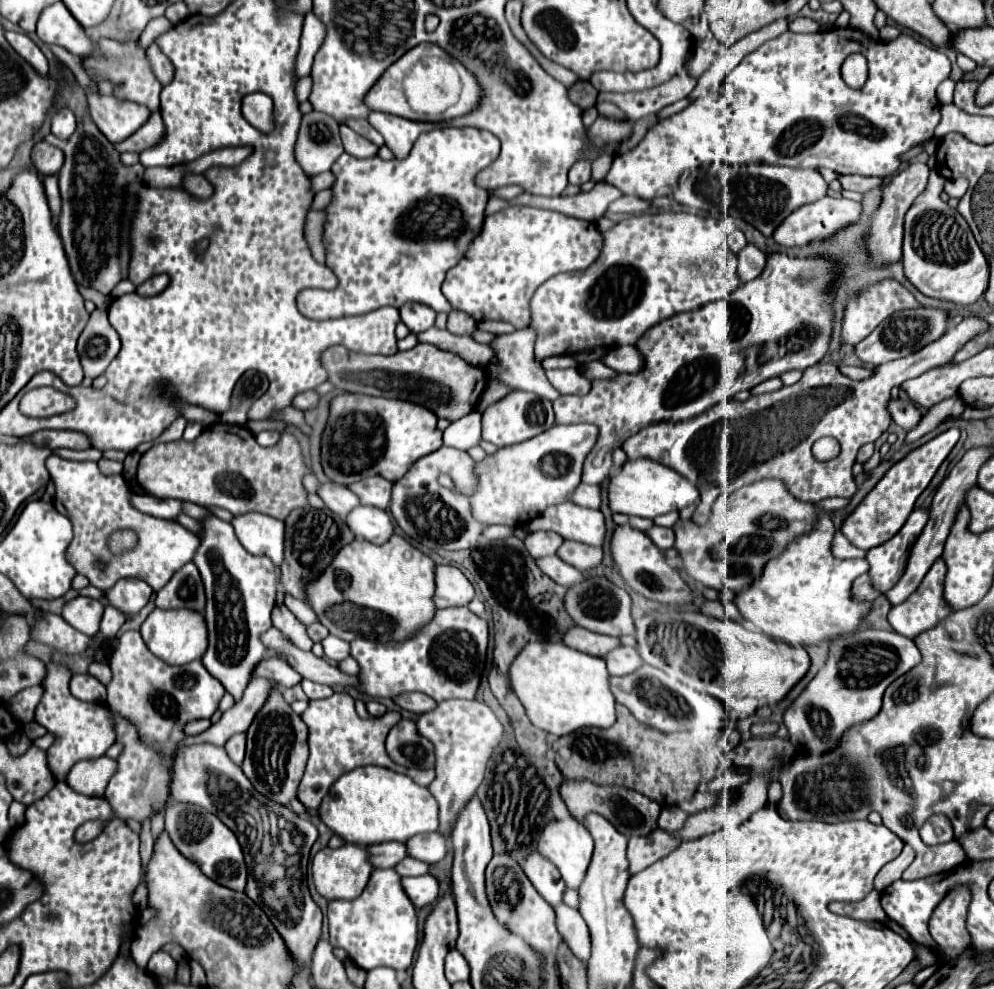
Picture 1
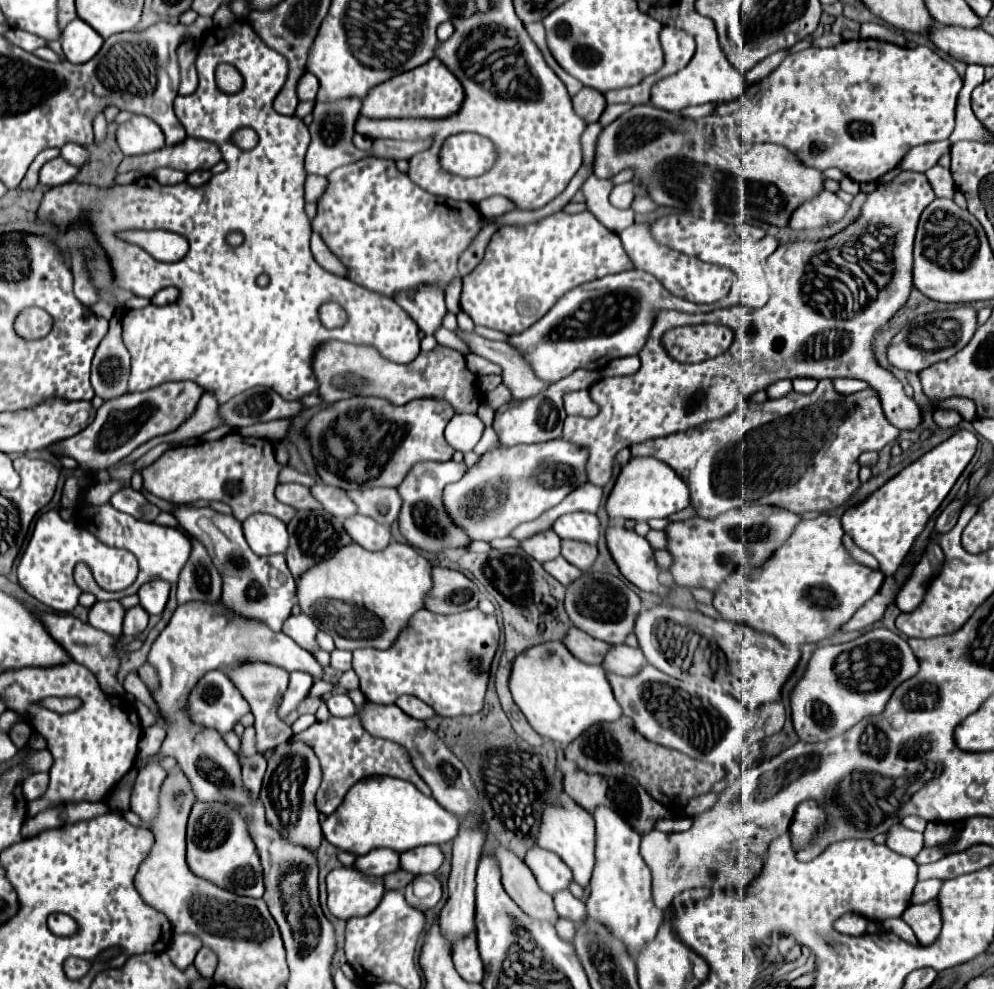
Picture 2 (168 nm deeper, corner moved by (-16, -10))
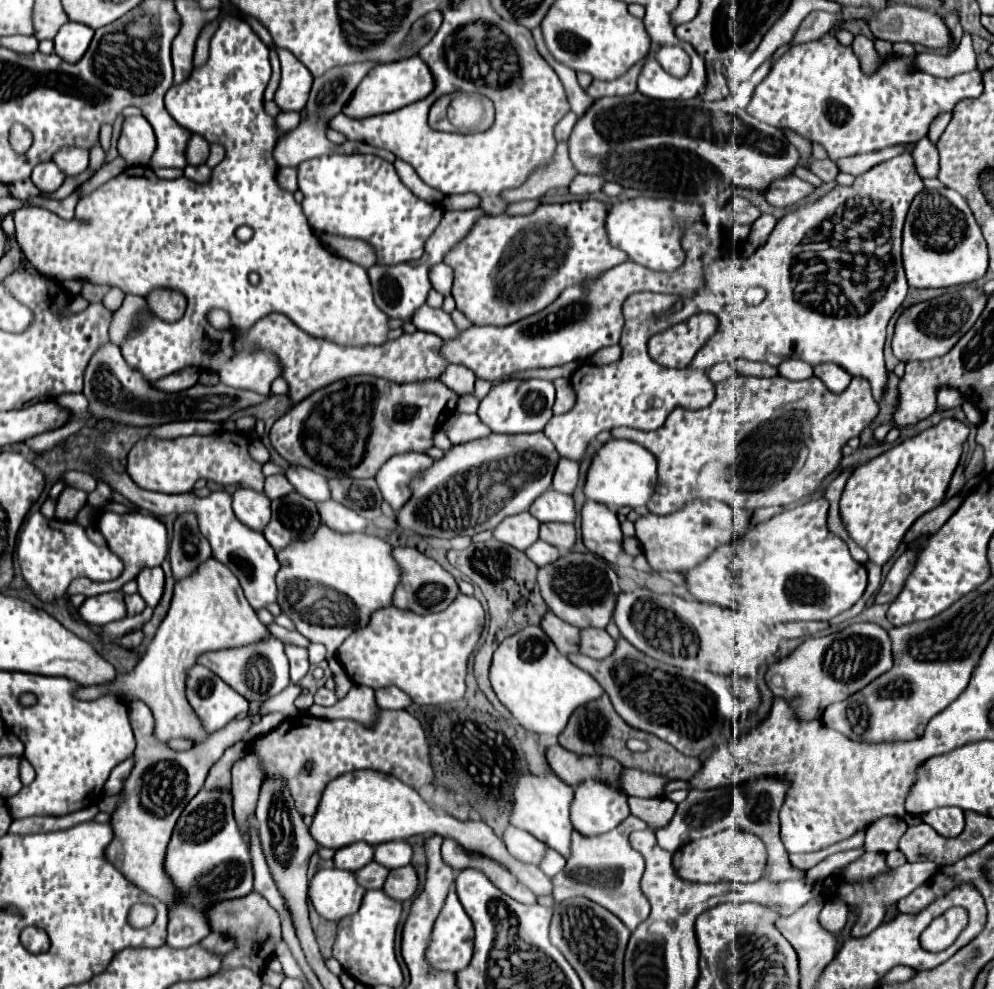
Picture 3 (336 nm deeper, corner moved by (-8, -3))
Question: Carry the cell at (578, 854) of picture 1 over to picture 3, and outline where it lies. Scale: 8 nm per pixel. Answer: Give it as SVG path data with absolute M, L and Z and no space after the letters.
M518 774L514 784L514 800L510 810L510 824L522 828L536 836L546 846L558 850L562 856L568 856L572 822L570 822L570 802L574 798L574 788L562 782L554 774L536 776L536 774Z

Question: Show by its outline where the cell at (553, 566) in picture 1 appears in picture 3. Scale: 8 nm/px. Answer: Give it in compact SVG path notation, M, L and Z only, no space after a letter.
M536 540L528 550L526 556L536 564L536 566L546 566L548 562L556 562L556 558L560 556L560 550L544 540Z

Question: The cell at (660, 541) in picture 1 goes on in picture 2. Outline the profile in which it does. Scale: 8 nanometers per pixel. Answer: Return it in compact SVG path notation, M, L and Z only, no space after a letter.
M650 531L646 539L654 545L654 549L668 549L668 535L666 531Z

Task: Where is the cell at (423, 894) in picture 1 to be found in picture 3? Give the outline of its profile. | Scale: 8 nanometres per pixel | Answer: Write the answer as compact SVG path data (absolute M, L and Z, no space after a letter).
M402 866L402 868L390 870L388 878L382 886L382 890L398 902L404 902L404 900L412 898L416 888L418 888L418 876L416 876L412 866Z

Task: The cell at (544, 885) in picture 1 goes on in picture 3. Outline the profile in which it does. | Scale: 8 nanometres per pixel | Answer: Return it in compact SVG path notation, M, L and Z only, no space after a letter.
M508 826L504 830L504 836L502 836L508 852L522 860L522 862L528 862L528 864L538 864L546 852L546 848L542 846L542 842L538 842L532 834L528 834L526 830L520 830L520 828L514 828L514 826Z

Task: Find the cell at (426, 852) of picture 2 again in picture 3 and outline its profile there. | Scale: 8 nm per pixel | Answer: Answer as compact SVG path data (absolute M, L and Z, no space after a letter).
M404 840L384 842L380 846L374 846L374 860L386 868L400 868L410 864L412 860L412 848Z

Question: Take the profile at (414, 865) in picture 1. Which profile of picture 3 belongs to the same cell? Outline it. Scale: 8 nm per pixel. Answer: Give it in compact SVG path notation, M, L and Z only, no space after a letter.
M370 862L368 866L364 866L364 868L356 870L356 872L354 872L354 876L356 876L356 882L358 882L360 886L364 886L366 890L382 888L384 878L388 876L388 868L380 866L380 864L376 864L376 862Z

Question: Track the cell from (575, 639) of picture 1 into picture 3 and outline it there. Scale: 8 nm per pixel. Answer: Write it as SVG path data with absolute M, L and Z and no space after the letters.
M546 612L542 616L540 628L546 632L546 636L554 642L554 646L562 652L562 654L574 654L578 652L578 634L580 630L564 620L560 620L554 612Z

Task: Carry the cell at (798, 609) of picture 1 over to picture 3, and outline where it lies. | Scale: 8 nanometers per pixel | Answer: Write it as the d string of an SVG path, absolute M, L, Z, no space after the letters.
M818 498L794 508L786 508L770 520L752 526L744 536L730 544L718 546L706 560L684 574L688 592L700 602L752 614L766 626L794 620L830 620L838 616L858 602L866 589L868 576L866 568L852 560L848 546L828 530L826 516L828 500Z

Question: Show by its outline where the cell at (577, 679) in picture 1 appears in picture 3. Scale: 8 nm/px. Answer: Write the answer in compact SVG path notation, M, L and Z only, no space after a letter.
M526 626L502 640L490 664L490 684L496 698L512 712L514 720L536 734L558 736L572 710L600 698L602 686L556 650L540 626Z

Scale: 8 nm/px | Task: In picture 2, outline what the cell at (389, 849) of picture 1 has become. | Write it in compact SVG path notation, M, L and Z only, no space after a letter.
M374 849L372 853L360 855L354 865L356 869L364 869L364 873L382 877L382 875L388 875L400 869L400 853L392 849Z

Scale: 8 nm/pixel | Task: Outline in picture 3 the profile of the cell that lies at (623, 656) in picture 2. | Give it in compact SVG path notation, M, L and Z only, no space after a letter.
M592 626L580 630L580 654L602 660L608 654L612 654L614 648L616 648L616 640L612 640L606 630Z

